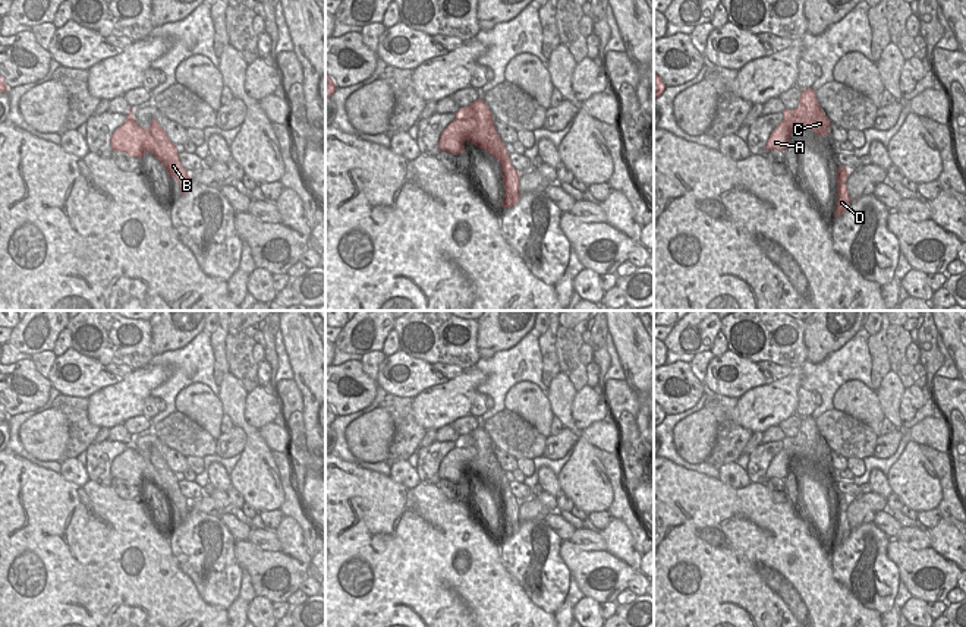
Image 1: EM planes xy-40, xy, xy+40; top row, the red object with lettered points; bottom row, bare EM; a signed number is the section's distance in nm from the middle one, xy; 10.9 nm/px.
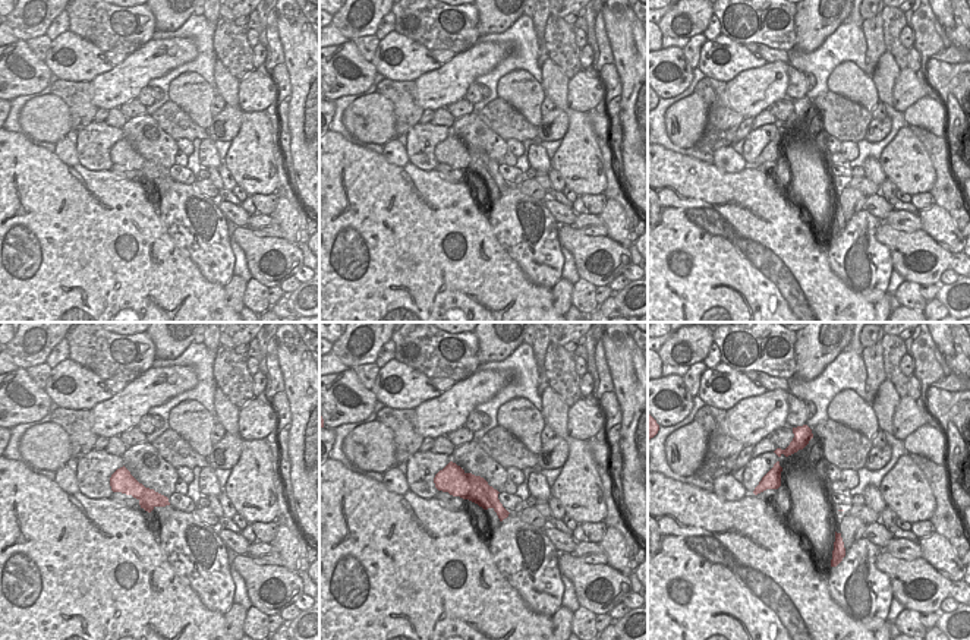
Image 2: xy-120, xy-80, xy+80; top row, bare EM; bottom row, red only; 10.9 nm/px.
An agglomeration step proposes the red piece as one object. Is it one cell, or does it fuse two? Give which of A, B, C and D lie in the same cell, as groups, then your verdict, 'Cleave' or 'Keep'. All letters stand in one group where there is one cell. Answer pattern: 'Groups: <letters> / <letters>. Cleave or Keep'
Groups: A / B C D. Cleave.

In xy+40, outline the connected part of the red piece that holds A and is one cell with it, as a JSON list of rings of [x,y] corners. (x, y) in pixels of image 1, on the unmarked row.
[[[783,448],[770,463],[765,479],[778,478],[786,479],[790,476],[790,463],[793,457],[799,457],[799,453],[793,448]]]

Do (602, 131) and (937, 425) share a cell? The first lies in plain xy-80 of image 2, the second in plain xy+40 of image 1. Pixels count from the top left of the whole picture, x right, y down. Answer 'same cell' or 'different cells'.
same cell

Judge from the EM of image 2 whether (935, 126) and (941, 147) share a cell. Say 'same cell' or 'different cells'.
different cells

